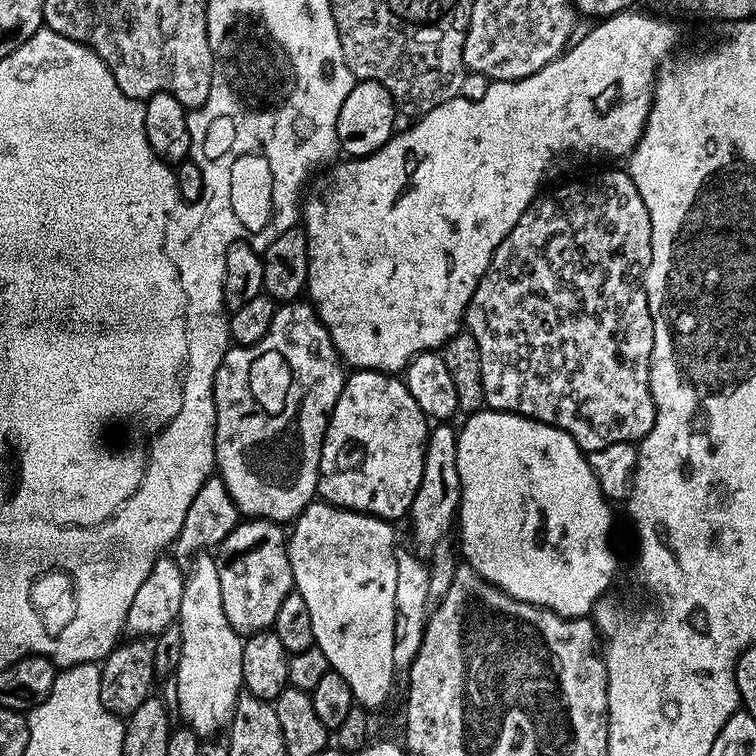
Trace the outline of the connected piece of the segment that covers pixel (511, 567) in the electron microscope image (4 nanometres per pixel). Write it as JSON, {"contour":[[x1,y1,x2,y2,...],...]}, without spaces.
{"contour":[[481,410,471,413,464,425,458,428,458,478,460,479,460,507,458,509,458,532,460,528,459,551,463,559,486,582,498,586,516,600,533,604,536,608,549,608,560,616,584,618,591,613,605,595,616,576,616,552,612,549,612,508,613,505,602,494,594,470,590,470,585,452,560,428,531,420,529,416,518,416,515,412]]}

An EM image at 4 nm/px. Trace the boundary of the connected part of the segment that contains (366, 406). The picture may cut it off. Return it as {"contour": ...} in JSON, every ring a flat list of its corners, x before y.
{"contour":[[356,370,345,379,344,389,332,411,324,445,320,451,320,477,316,483,319,499,336,508,364,512,379,520,397,522,412,511,414,494,422,482,422,466,426,458,426,442,430,421,414,402,410,390,399,375,386,372]]}

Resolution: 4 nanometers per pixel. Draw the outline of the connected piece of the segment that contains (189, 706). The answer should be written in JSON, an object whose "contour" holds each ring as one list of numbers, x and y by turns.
{"contour":[[200,554,195,557,195,560,196,565,193,566,192,572,190,568,190,573,185,579,184,589,182,590,182,606,180,607,180,618,178,623,184,641,182,642,182,658,176,667,174,681,176,680,176,700,180,703,181,714,184,715,183,723,196,731,197,736,201,738,212,738,217,734,223,733,225,729,231,725,236,699,241,696,242,689,244,688,244,679,242,678,242,650,244,649,244,640,234,629,232,629,230,622,226,622,226,610,222,610,222,585,218,583,218,566,216,565,215,555]]}

